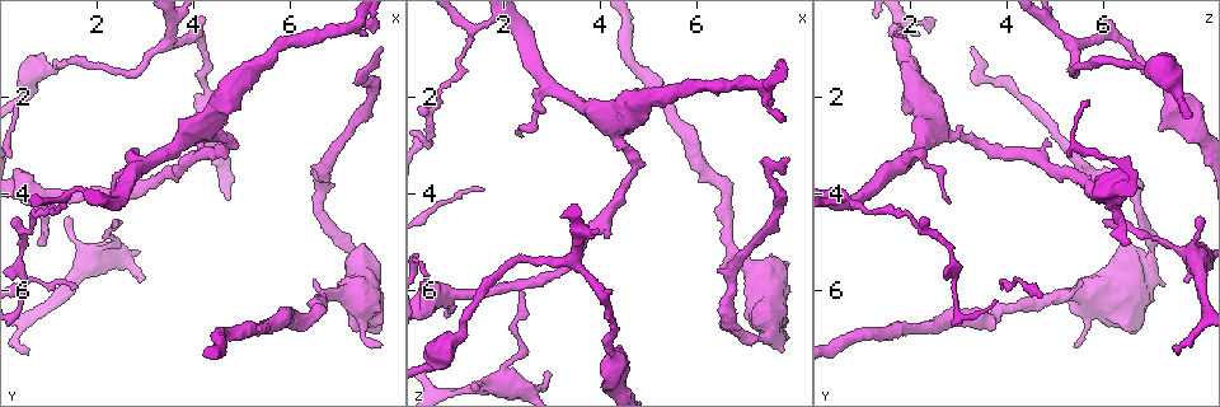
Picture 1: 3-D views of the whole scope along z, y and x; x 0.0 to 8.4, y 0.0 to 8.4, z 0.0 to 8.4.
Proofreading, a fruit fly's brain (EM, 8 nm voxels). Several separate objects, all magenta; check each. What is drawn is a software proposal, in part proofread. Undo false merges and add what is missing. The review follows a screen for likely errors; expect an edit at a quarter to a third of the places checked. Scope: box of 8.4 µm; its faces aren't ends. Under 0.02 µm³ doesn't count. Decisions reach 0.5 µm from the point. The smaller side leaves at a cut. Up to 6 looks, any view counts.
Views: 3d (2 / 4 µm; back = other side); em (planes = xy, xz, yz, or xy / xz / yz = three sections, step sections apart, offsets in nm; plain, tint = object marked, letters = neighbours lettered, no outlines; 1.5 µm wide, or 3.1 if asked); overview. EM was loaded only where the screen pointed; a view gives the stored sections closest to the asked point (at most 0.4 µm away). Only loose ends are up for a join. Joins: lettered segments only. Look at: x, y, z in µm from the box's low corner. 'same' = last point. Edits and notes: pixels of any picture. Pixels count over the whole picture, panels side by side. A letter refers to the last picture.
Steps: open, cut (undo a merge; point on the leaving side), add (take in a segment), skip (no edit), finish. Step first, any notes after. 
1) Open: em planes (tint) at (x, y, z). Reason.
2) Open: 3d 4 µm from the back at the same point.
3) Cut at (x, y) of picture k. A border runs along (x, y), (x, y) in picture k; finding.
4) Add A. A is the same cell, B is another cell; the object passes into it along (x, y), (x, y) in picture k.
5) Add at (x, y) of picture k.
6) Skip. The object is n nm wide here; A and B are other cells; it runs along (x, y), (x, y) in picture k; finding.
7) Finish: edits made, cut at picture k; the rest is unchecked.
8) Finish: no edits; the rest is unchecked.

Open: em planes (letters) at (1.30, 4.45, 7.95). Thin end.

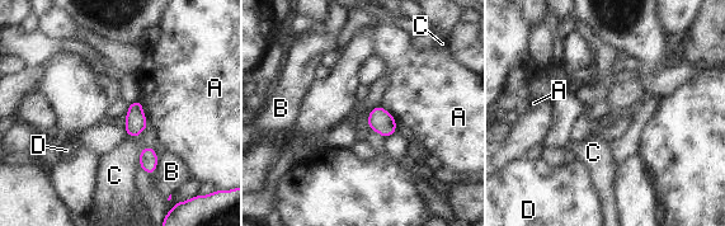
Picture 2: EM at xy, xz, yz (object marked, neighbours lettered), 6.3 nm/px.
Skip. The object is 100 nm wide here; A, B, C and D are other cells; none of them fits.

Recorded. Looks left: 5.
Open: em xz step 4 (plain) at (1.35, 4.15, 0.65). Abrupt turn.

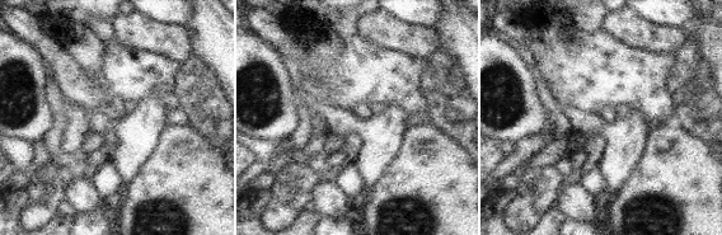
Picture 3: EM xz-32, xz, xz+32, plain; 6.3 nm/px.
Open: em xz step 4 (letters) at the same point.

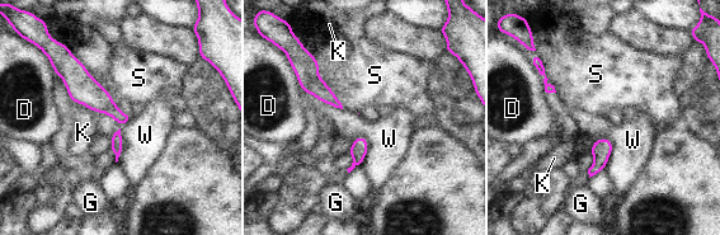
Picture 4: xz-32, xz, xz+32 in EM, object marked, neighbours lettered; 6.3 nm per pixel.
Skip. The longest contact is with S, 420 nm; D, G, K, S and W are other cells; it runs along (73, 62), (74, 73), (123, 121) in picture 4; one cell here.

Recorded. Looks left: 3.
Open: em planes (letters) at (7.95, 0.95, 3.35). Tapers out.

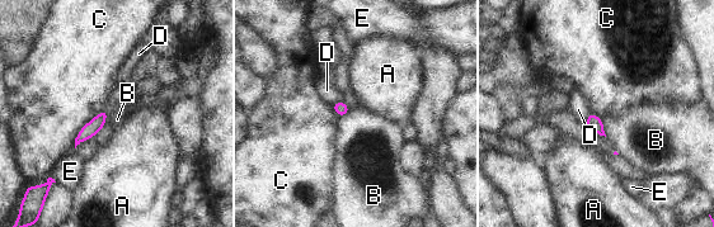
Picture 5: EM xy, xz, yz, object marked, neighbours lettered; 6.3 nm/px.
Skip. A, B, C, D and E are other cells; a border runs along (602, 121), (606, 136) in picture 5; none of them fits.

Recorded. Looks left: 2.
Finish: no edits; the rest is unchecked.

